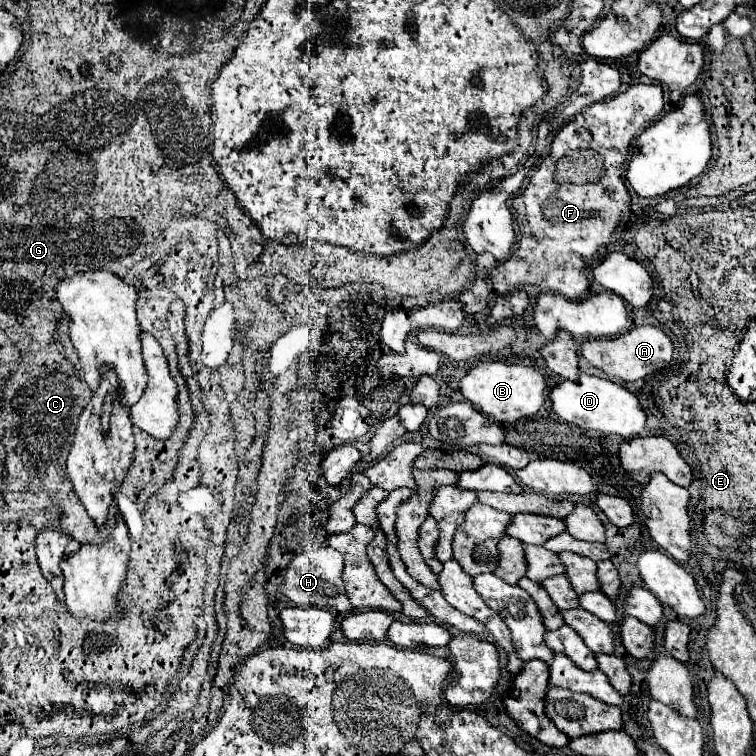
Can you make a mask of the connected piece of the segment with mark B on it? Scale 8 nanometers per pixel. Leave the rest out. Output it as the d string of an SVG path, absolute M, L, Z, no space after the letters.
M481 362L459 380L459 392L463 394L463 398L497 422L515 422L539 412L545 400L545 388L547 380L537 370L501 362Z

